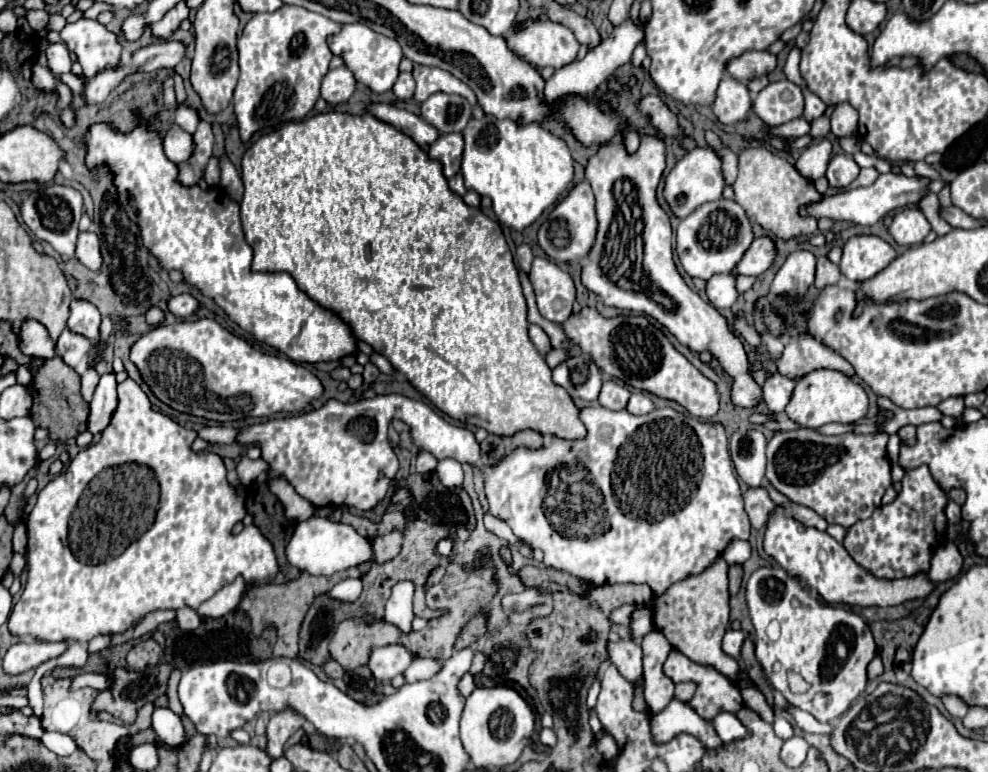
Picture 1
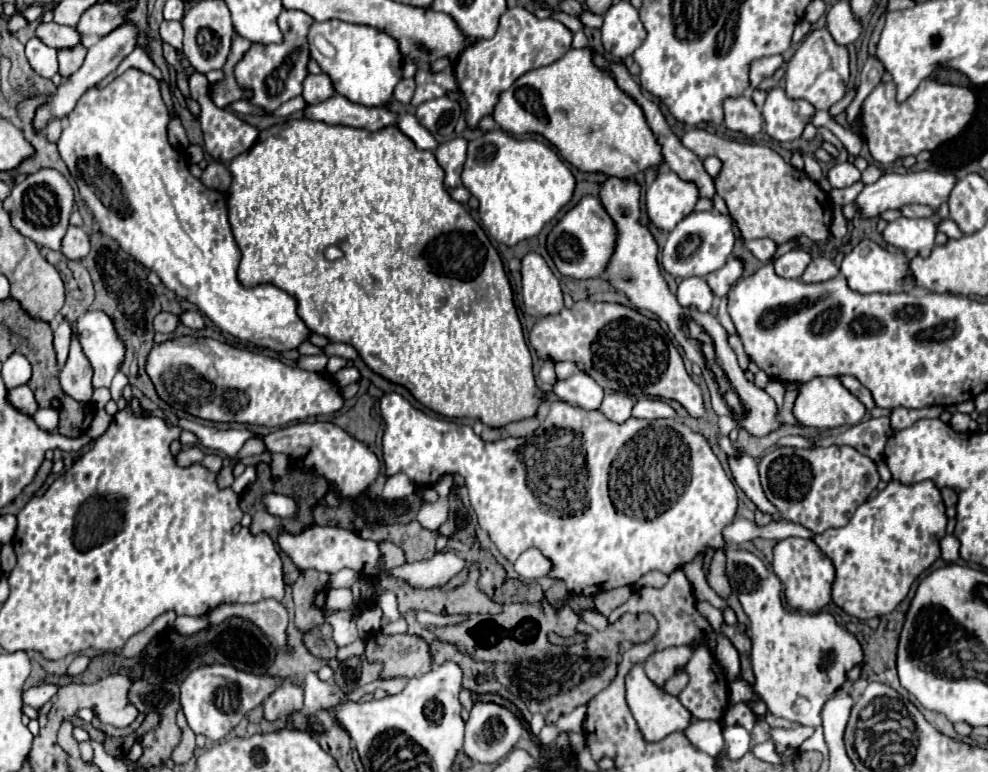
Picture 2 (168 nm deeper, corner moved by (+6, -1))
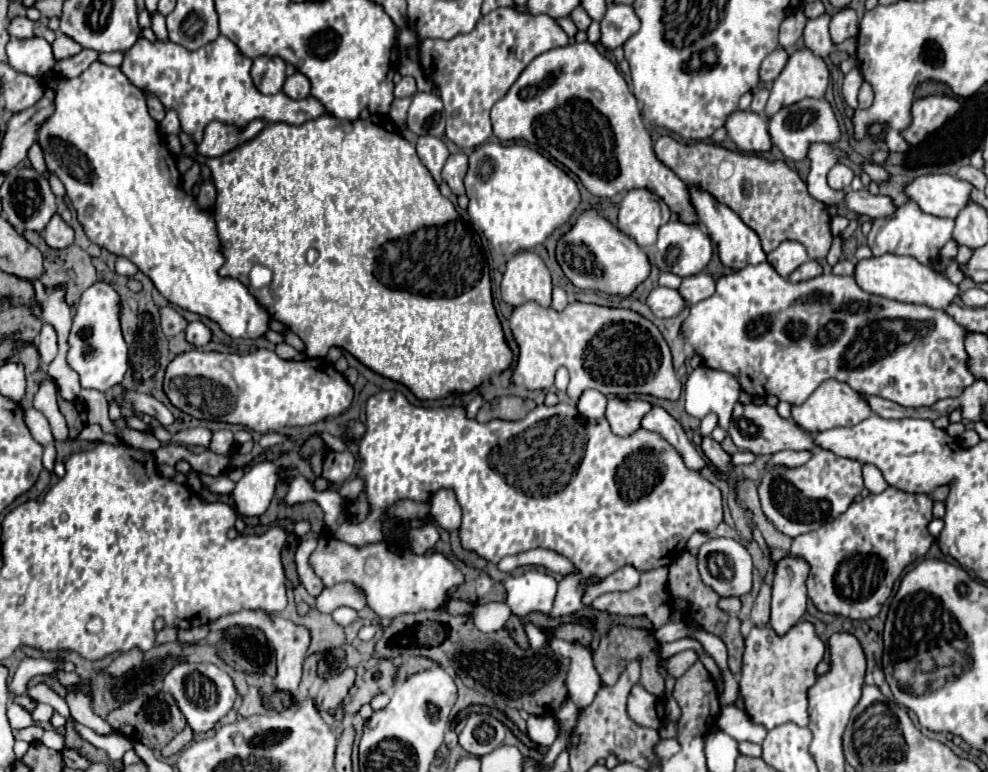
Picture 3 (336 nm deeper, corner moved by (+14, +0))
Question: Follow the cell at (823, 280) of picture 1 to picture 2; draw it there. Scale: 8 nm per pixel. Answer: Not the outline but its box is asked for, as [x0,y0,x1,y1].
[800,257,838,283]

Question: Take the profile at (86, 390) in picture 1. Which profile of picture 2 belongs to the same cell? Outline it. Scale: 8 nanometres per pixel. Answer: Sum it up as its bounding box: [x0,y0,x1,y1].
[60,335,92,403]

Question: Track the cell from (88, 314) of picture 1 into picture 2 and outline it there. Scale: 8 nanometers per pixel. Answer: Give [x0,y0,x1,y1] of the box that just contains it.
[76,311,124,387]

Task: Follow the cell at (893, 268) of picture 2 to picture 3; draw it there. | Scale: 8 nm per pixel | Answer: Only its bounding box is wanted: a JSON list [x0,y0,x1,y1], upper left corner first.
[856,254,958,310]

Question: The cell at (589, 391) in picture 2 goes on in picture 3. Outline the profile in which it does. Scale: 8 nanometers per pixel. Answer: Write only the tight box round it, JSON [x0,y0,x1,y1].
[578,390,606,418]

